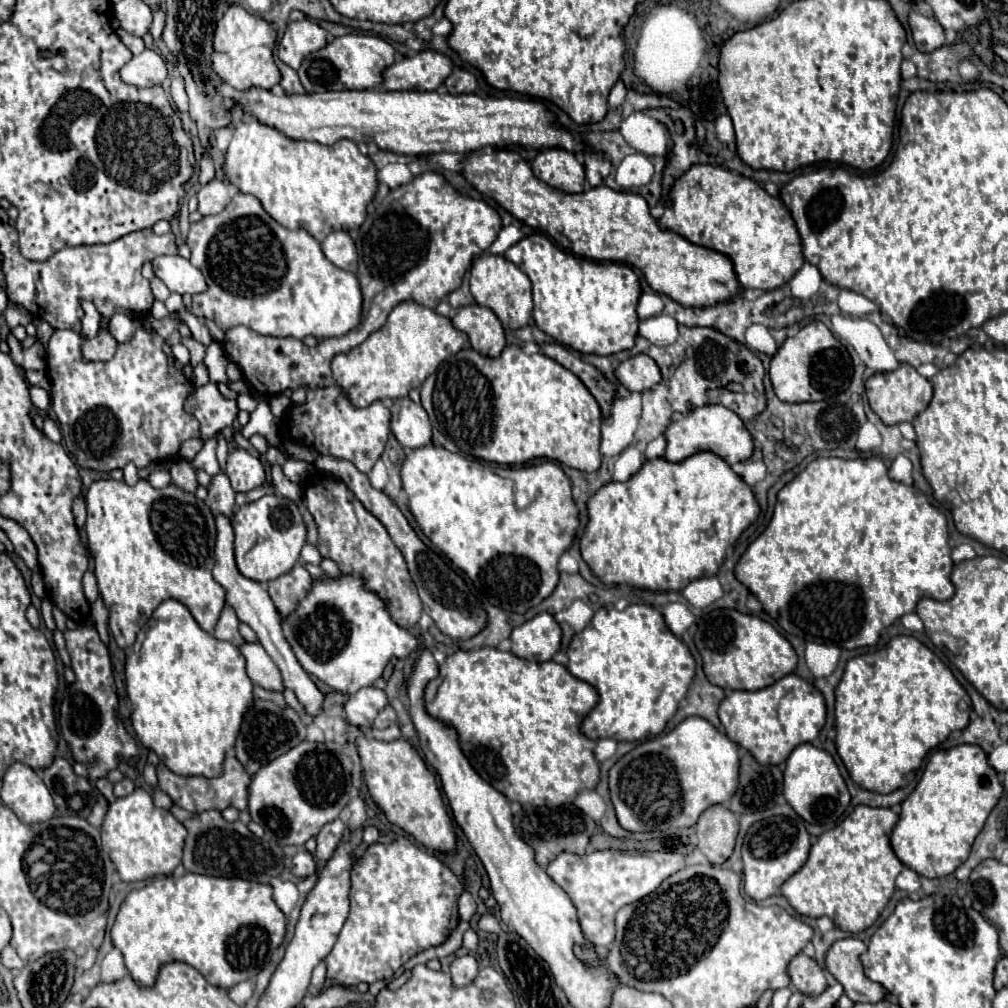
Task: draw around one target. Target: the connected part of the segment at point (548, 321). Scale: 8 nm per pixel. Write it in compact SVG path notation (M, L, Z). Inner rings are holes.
M539 232L511 246L505 252L505 258L517 264L529 276L533 284L533 300L535 300L533 320L535 325L539 326L547 336L551 336L555 342L583 354L599 354L599 356L609 356L609 354L633 348L637 338L637 326L639 326L635 308L637 308L641 288L639 288L639 278L631 266L615 264L615 262L599 264L593 260L579 258L575 254L565 252L563 248L553 244L545 234L539 234Z

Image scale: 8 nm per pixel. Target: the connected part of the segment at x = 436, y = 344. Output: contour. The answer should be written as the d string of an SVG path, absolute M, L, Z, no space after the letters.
M401 302L391 310L383 328L373 332L357 348L337 354L331 362L331 370L349 402L357 408L365 408L377 400L395 400L407 396L413 388L421 388L425 378L431 376L447 356L459 352L465 342L467 336L459 332L449 318L421 304Z

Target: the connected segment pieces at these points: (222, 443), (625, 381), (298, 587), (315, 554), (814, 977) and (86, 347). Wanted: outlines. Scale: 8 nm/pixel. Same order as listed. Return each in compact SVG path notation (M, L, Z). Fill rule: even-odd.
M217 432L215 438L217 438L217 458L219 458L219 466L223 468L225 466L225 460L227 460L227 440L225 440L223 432Z
M637 354L621 362L615 370L617 380L631 392L643 392L661 380L657 364L647 354Z
M297 562L291 572L267 584L269 596L275 602L279 616L285 616L285 612L293 612L293 600L297 600L297 596L305 596L305 588L309 588L309 572L301 562Z
M305 544L303 546L303 550L301 550L301 558L305 560L305 562L313 562L313 564L319 564L321 562L321 554L319 554L319 550L313 546L313 544Z
M797 954L789 962L787 972L789 972L791 984L805 996L819 996L827 988L823 968L813 958L807 958L805 954Z
M105 330L99 332L93 340L83 340L83 356L85 360L111 360L113 352L117 350L117 340L109 336Z

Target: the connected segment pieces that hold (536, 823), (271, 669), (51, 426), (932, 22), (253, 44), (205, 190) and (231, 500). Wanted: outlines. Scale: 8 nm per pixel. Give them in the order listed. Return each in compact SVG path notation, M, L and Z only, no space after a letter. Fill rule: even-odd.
M525 806L519 814L513 816L513 824L519 838L525 840L535 850L535 862L539 866L547 866L561 852L585 854L587 844L597 828L597 824L575 806L559 806L559 808Z
M245 642L245 644L239 646L239 652L245 656L245 660L247 660L247 676L255 684L261 684L263 688L277 690L277 692L283 690L279 670L271 662L271 658L267 656L265 648L259 642Z
M49 416L44 419L43 432L47 432L46 437L51 441L56 443L62 442L60 427L57 422Z
M917 10L909 12L909 26L913 32L913 42L921 52L933 52L947 44L945 30L937 18L929 18Z
M231 4L215 26L211 66L217 72L217 76L225 84L233 86L235 90L247 90L251 86L269 90L281 80L281 74L273 62L275 40L277 40L277 32L271 28L269 22L265 22L259 16L249 14L241 6Z
M211 180L209 184L201 186L201 190L197 192L199 198L199 212L203 216L211 216L211 214L219 214L227 204L229 204L229 188L223 180Z
M219 470L219 474L211 476L211 484L207 486L207 504L213 512L225 512L227 516L233 516L233 508L235 508L235 492L229 484L229 478L225 474L225 470Z

